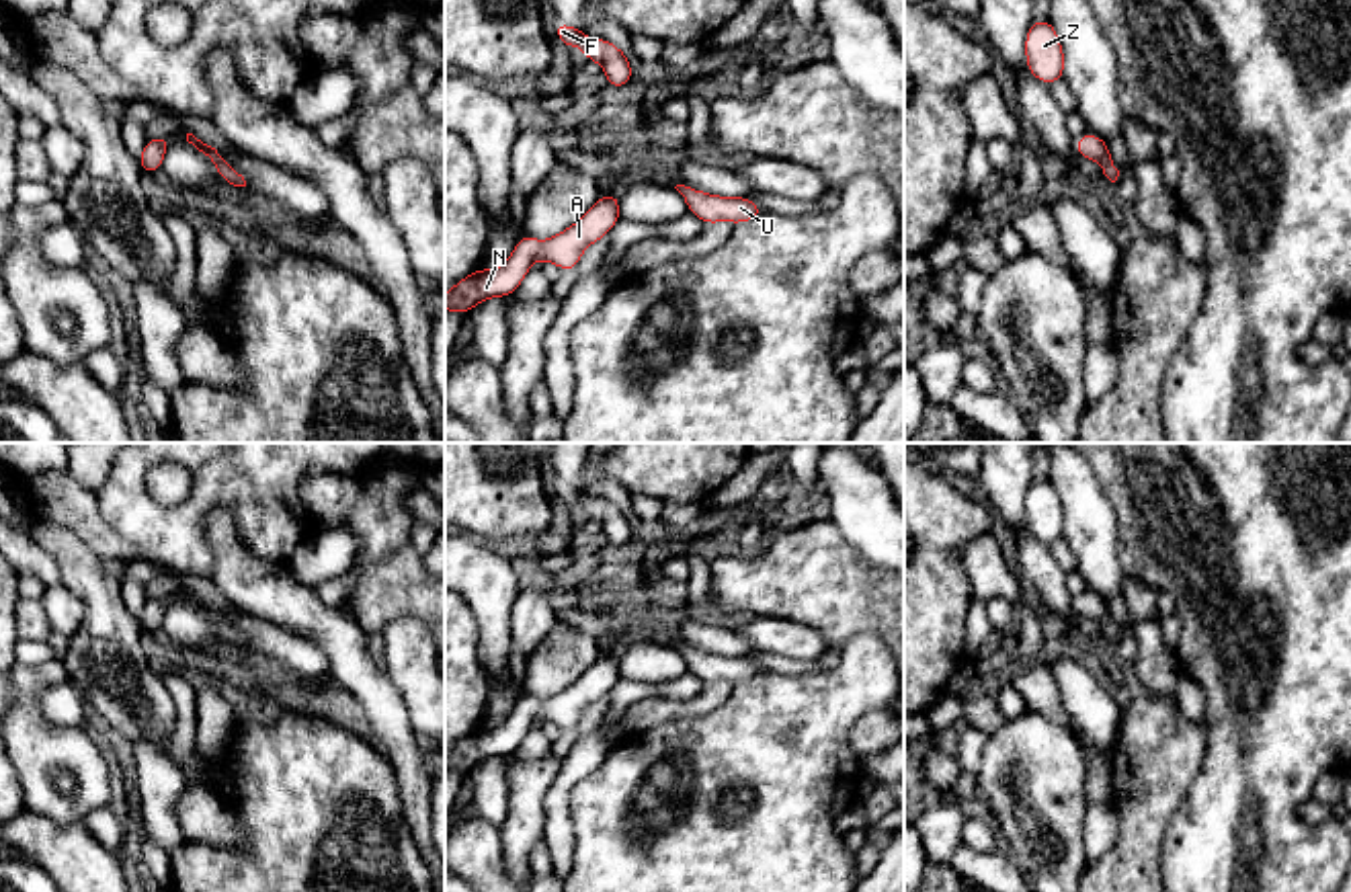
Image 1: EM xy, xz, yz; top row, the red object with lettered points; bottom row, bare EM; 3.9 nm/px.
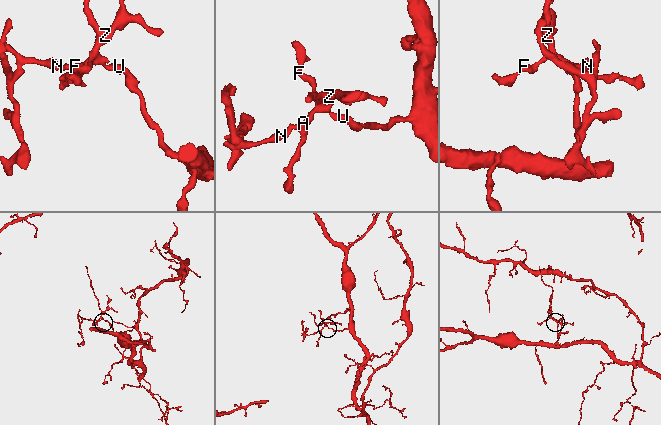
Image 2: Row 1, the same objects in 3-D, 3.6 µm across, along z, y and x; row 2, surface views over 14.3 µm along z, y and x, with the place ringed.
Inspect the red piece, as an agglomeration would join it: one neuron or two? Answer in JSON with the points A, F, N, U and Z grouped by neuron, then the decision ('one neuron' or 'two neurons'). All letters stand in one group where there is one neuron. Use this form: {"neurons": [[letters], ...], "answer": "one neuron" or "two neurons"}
{"neurons": [["A", "F", "N", "U", "Z"]], "answer": "one neuron"}

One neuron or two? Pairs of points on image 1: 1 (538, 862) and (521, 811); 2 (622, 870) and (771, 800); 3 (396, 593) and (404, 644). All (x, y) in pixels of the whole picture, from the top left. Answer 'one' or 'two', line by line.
1: two
2: one
3: two

